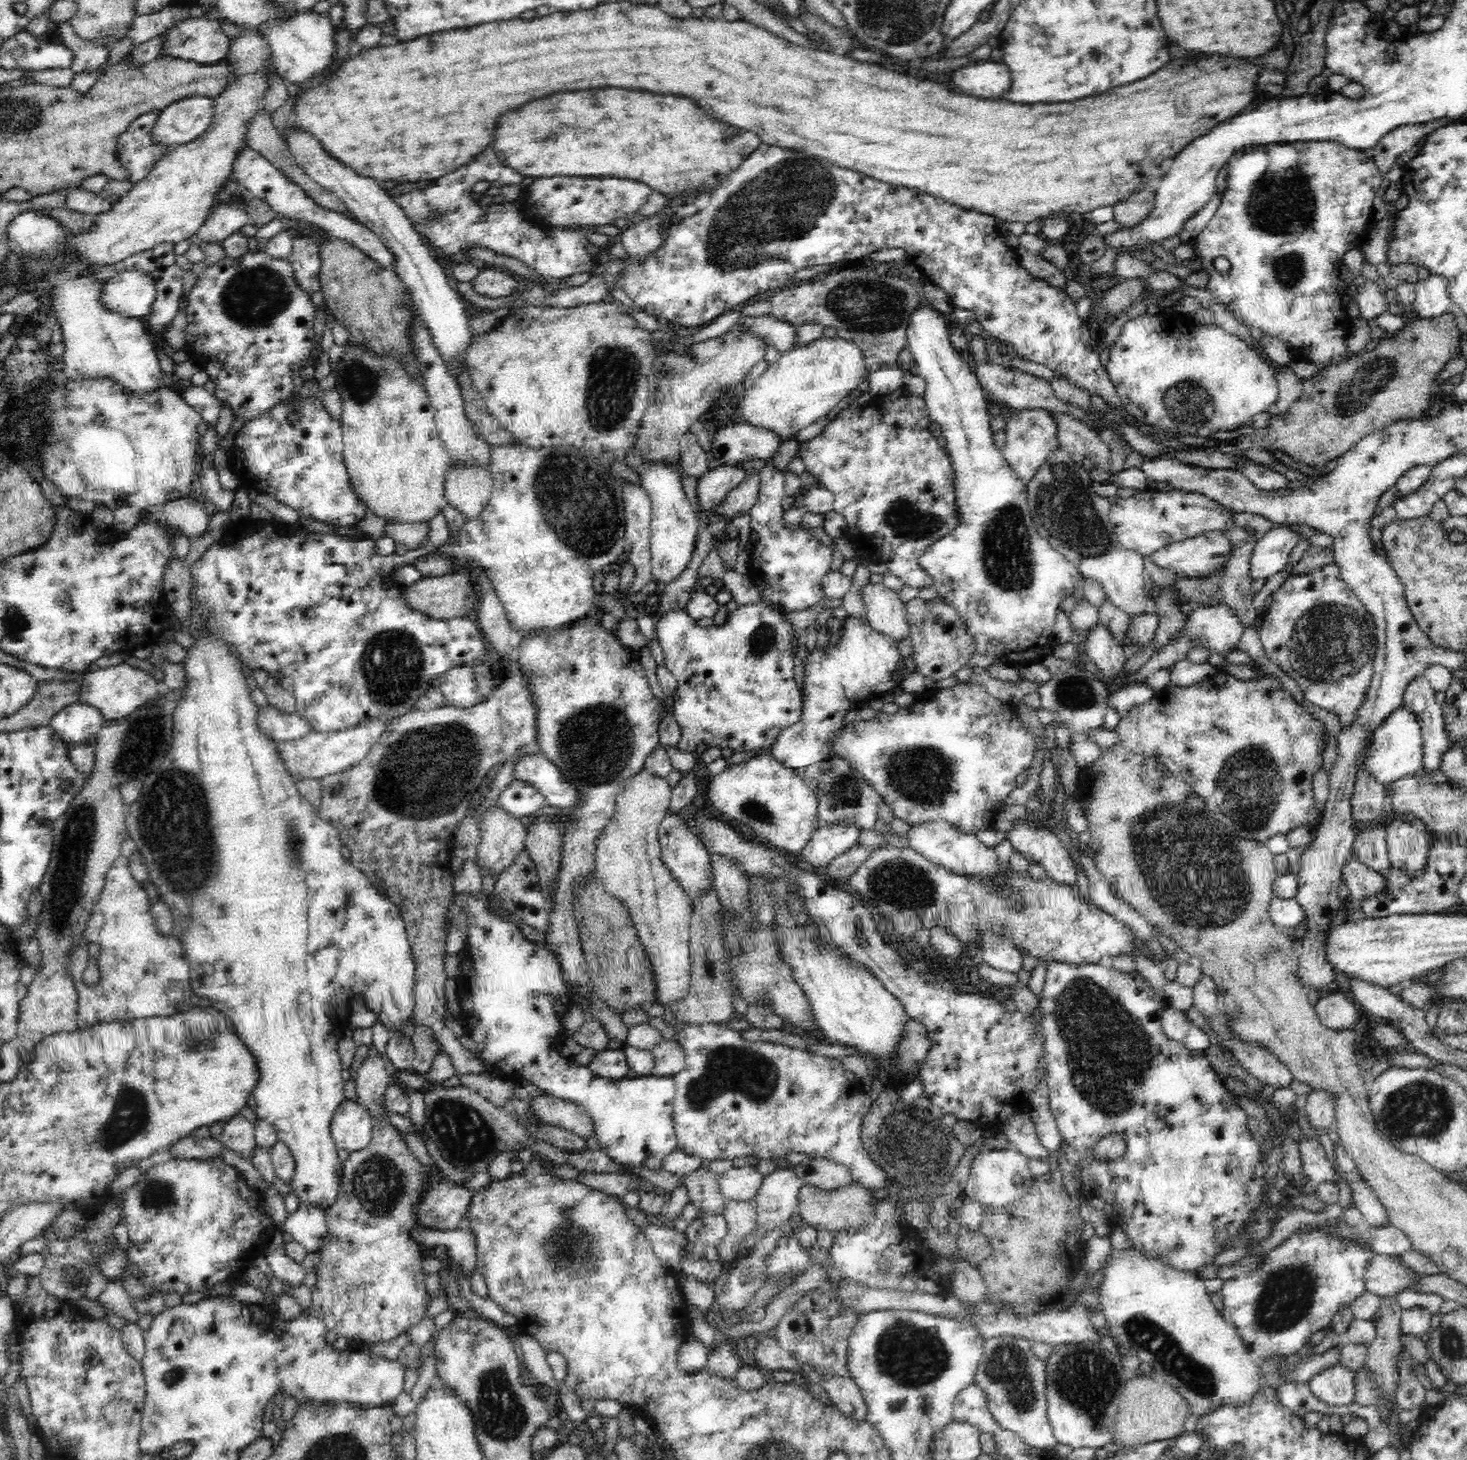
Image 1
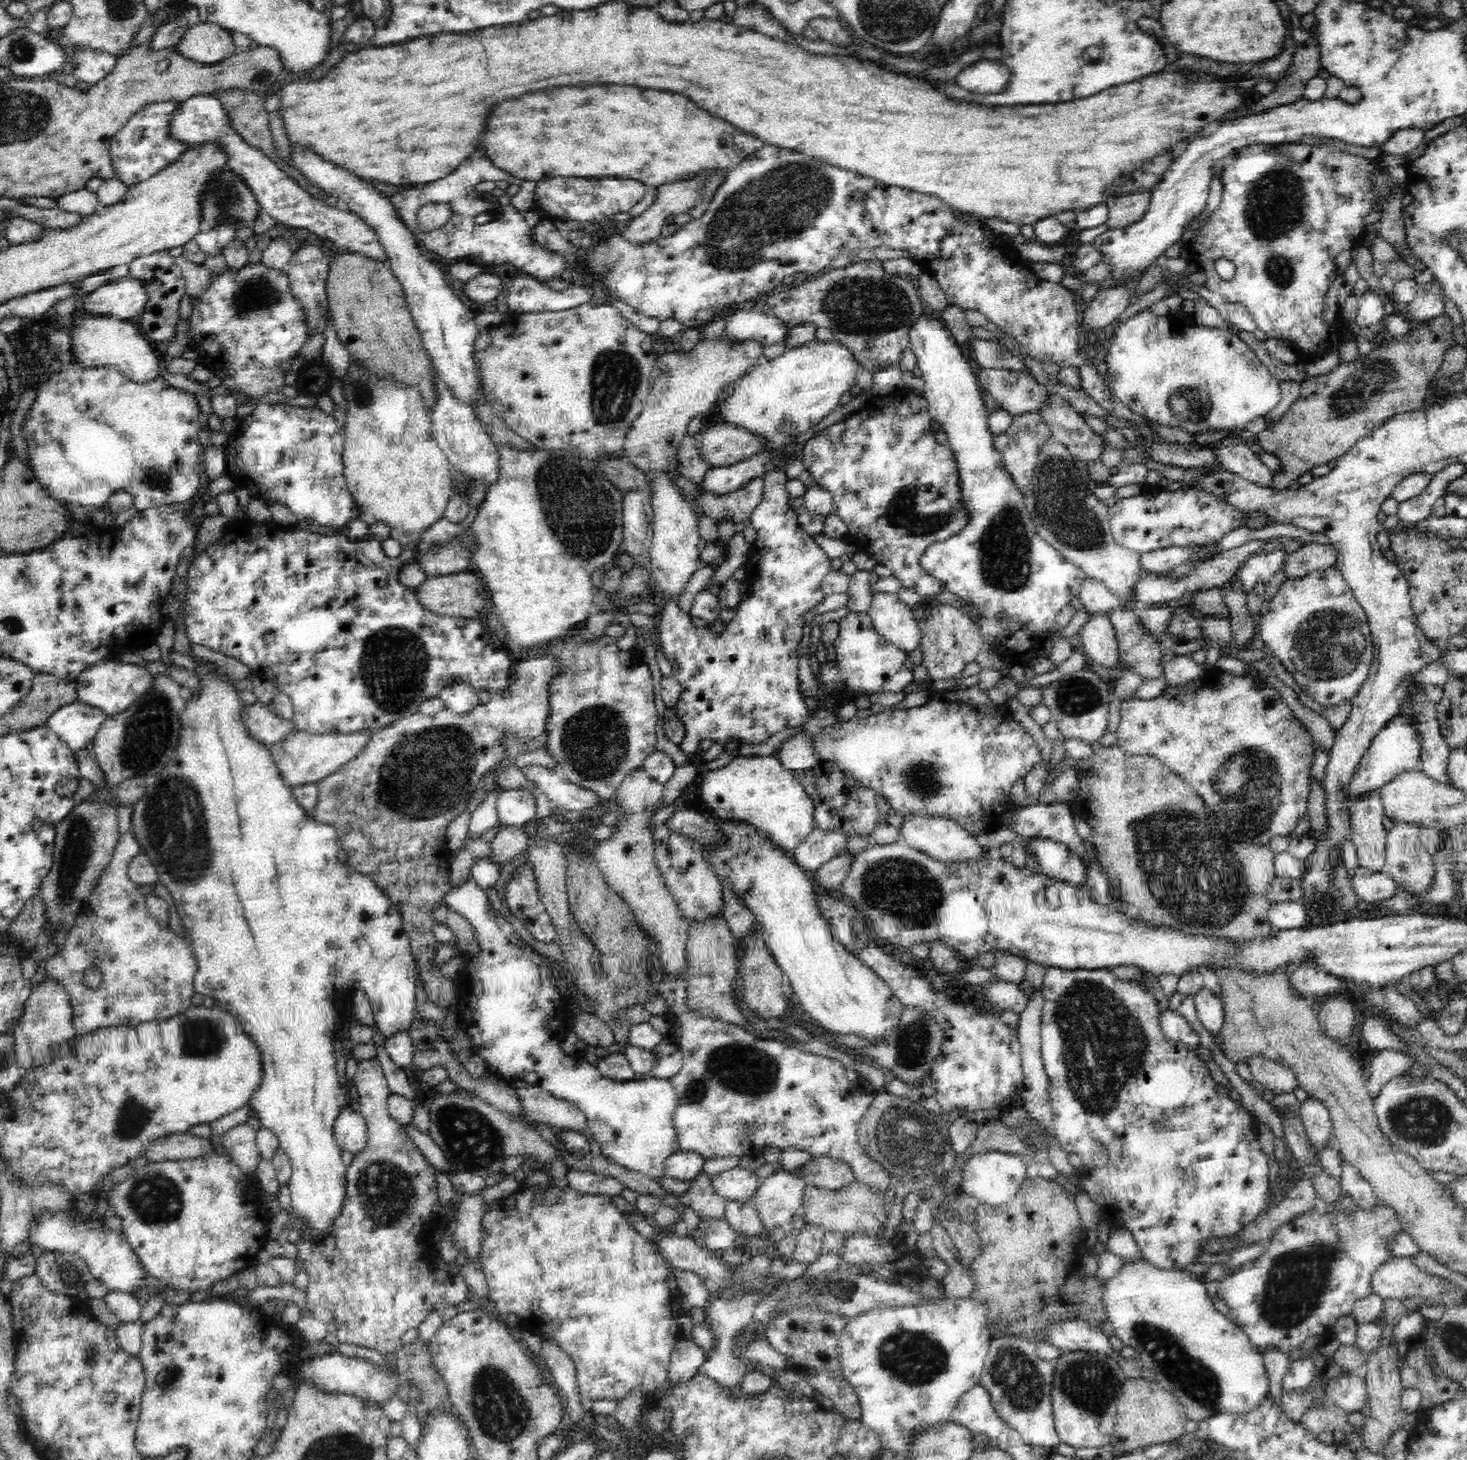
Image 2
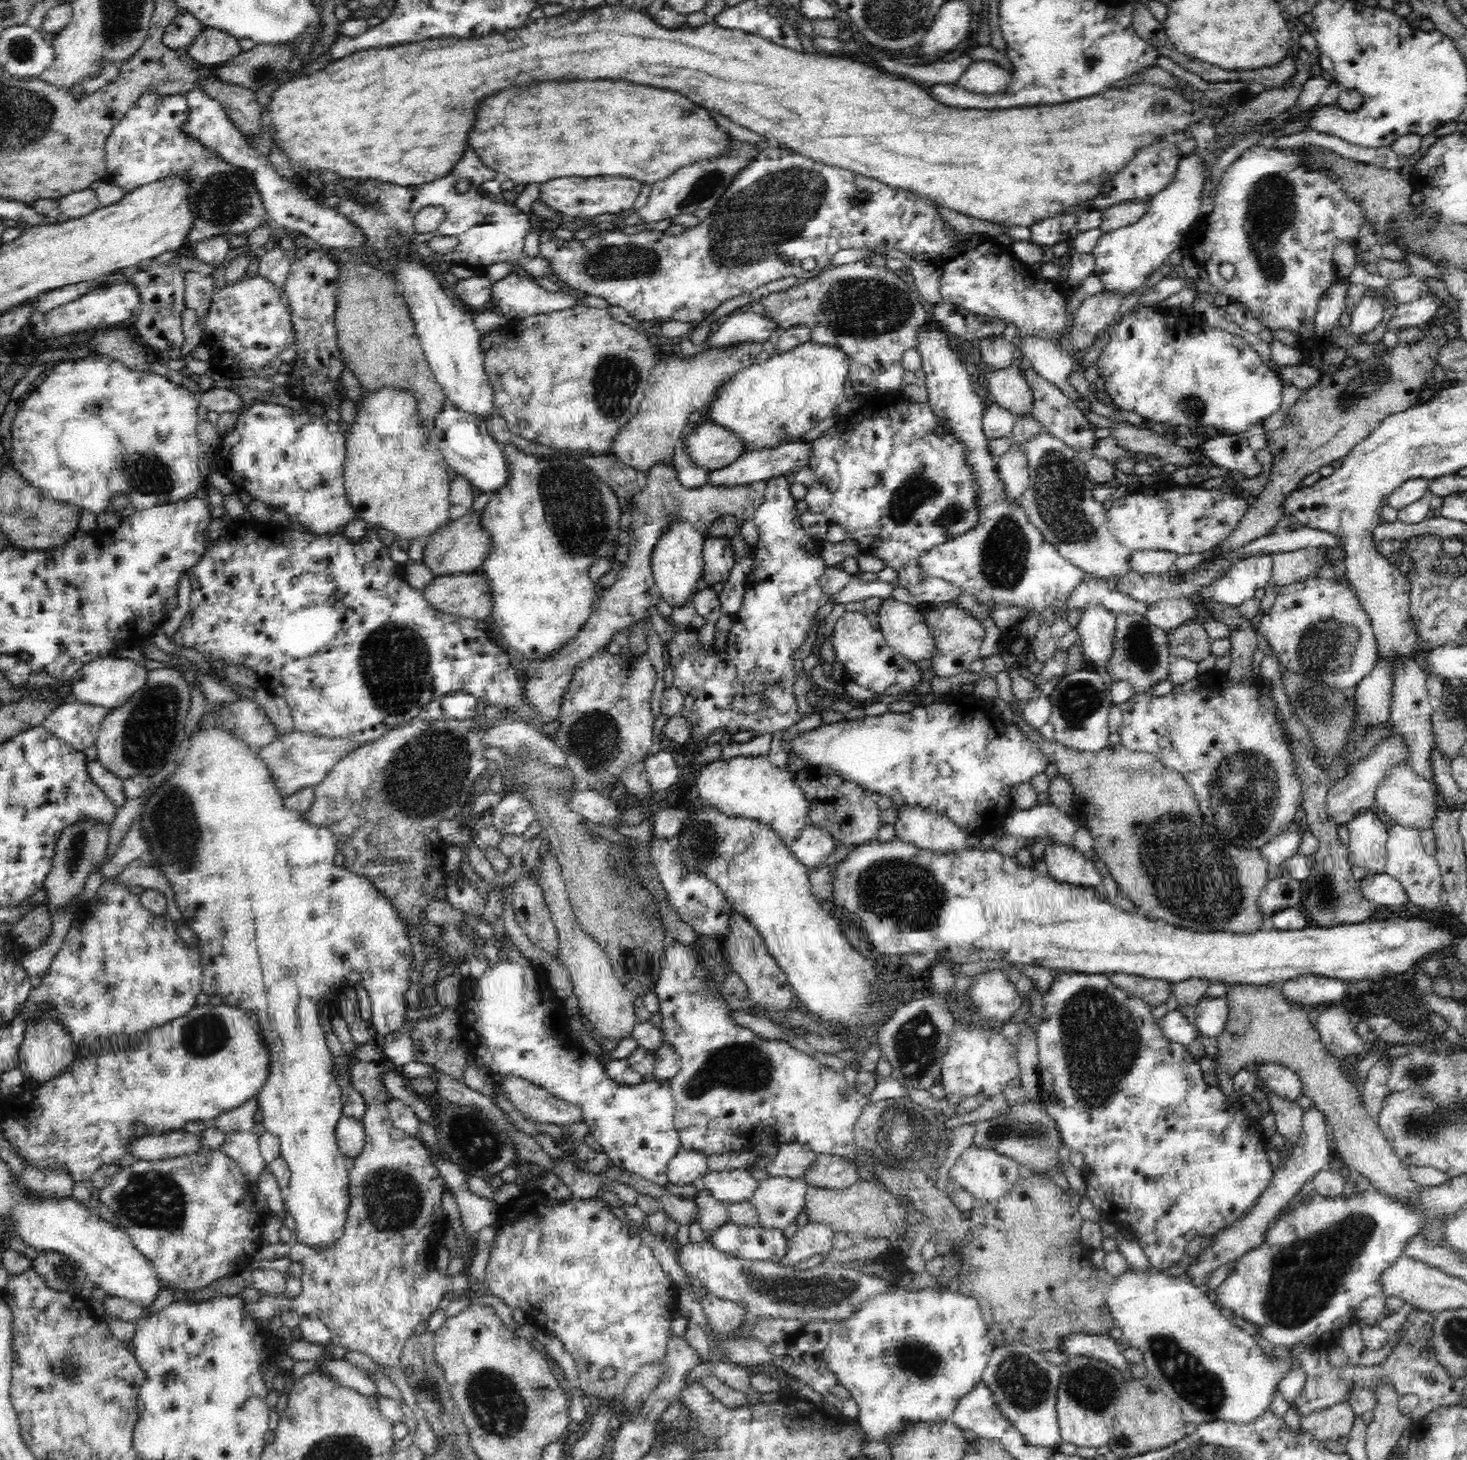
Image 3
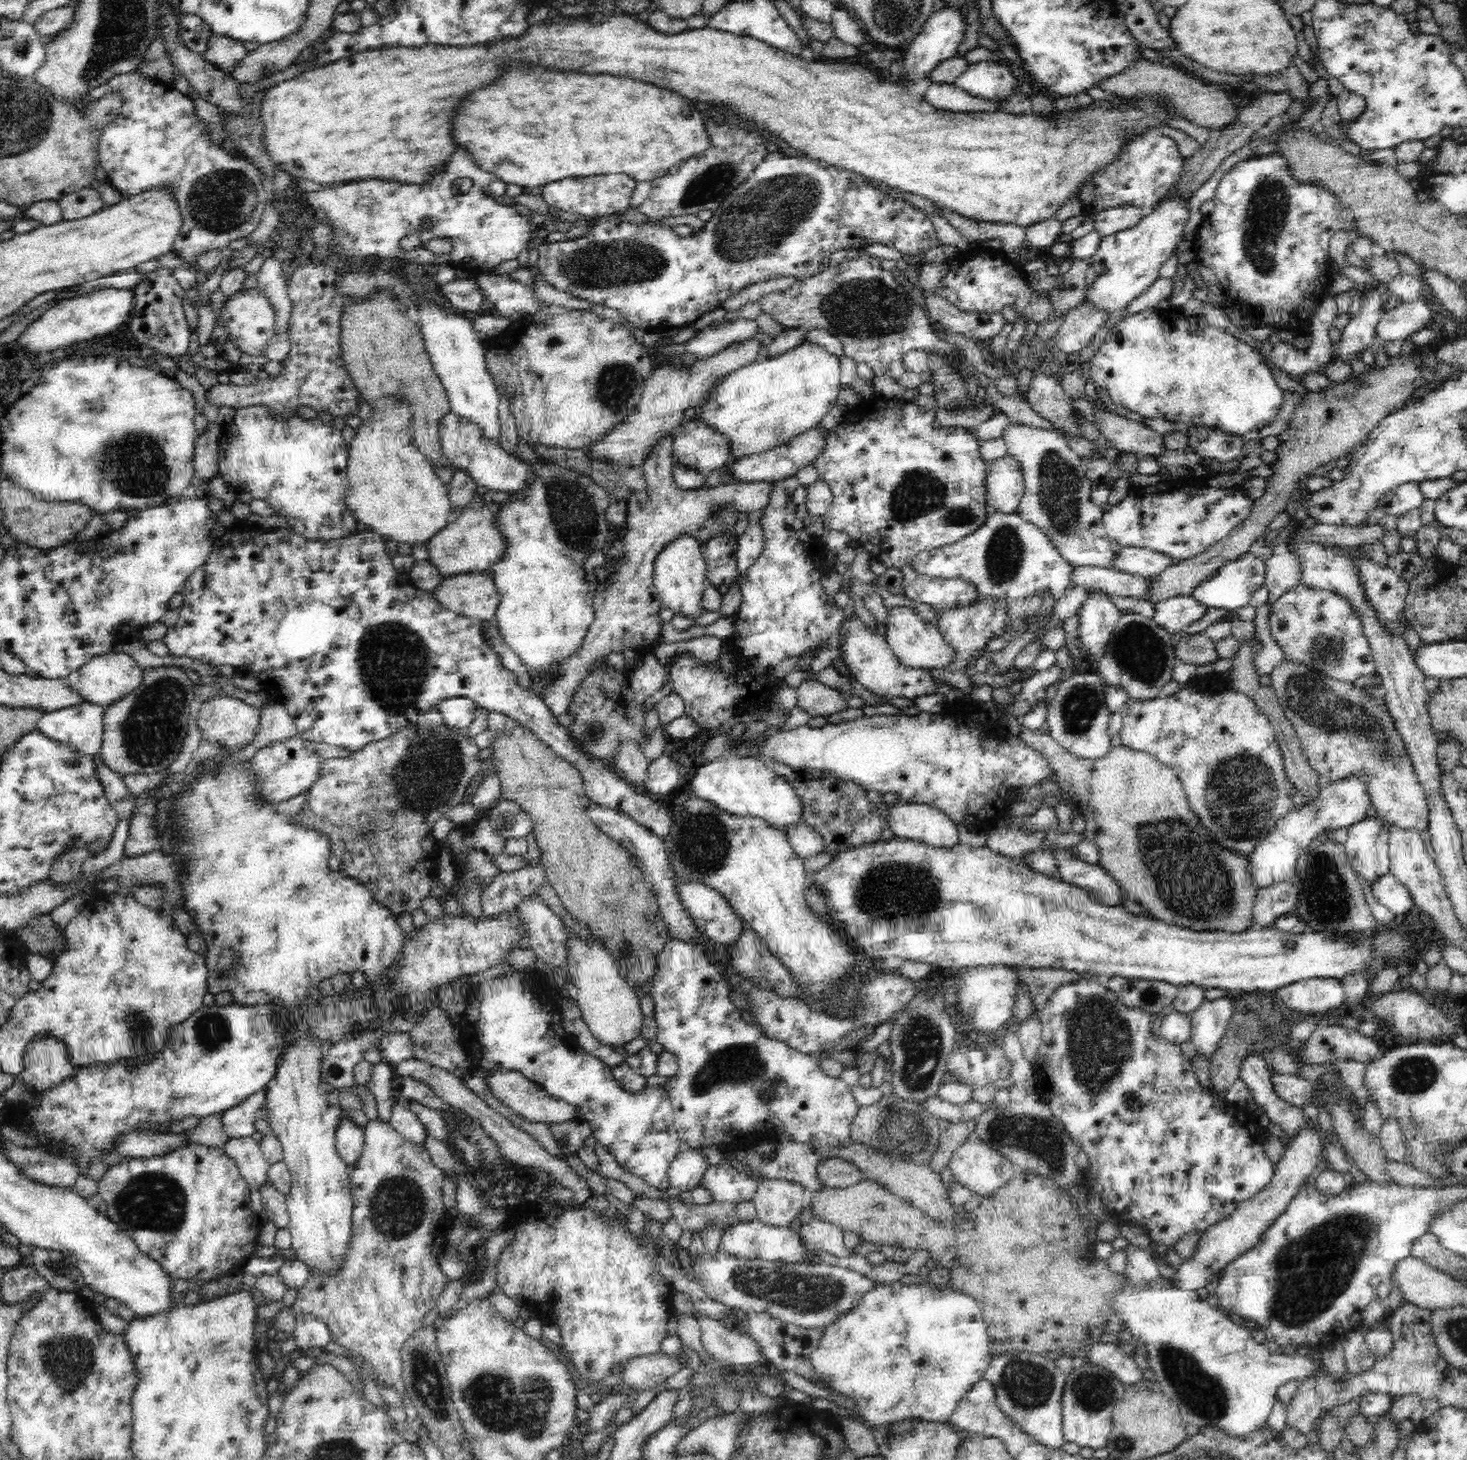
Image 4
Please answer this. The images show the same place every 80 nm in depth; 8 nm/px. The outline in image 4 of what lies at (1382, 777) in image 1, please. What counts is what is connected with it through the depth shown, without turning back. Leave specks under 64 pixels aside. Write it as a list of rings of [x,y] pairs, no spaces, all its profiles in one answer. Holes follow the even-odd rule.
[[[1345,778],[1326,786],[1320,797],[1312,803],[1306,803],[1300,810],[1292,810],[1276,822],[1268,836],[1248,855],[1250,881],[1258,888],[1272,886],[1285,880],[1291,880],[1296,870],[1300,852],[1307,848],[1322,831],[1347,829],[1355,822],[1366,817],[1371,808],[1371,799],[1367,795],[1366,781],[1362,778]]]

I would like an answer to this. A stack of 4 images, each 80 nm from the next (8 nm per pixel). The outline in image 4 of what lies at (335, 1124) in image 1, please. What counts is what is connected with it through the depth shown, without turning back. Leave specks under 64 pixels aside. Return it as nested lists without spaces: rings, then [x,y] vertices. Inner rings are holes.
[[[352,1119],[339,1122],[335,1132],[336,1150],[347,1165],[355,1164],[360,1158],[365,1143],[365,1132]]]

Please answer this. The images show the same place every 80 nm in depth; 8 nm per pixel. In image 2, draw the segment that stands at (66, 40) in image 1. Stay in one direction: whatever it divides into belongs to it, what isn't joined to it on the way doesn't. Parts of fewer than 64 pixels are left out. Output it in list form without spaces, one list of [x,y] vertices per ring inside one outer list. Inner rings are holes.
[[[78,50],[73,62],[76,69],[73,76],[78,81],[84,81],[89,86],[94,86],[111,72],[117,57],[108,53],[99,53],[98,50]]]

